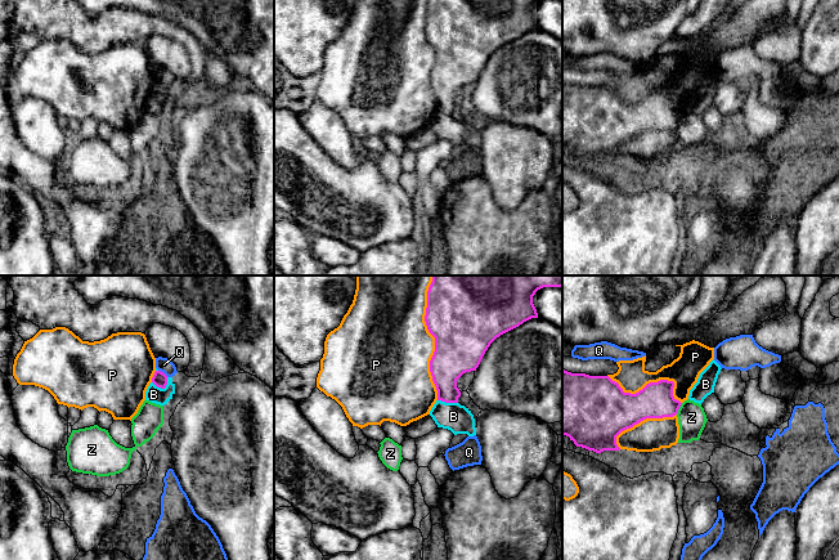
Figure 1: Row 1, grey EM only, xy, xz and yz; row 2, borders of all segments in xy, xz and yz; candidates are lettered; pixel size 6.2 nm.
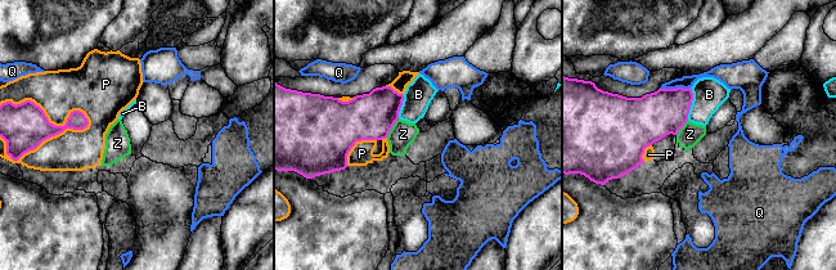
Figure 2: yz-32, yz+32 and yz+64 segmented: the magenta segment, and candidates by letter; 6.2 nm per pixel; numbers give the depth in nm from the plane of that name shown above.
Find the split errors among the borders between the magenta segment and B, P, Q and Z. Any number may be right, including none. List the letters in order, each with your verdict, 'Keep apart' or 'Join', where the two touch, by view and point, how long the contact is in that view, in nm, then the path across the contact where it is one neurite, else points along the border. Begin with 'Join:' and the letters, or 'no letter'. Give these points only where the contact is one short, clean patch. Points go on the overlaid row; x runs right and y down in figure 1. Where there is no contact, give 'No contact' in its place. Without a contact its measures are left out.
Join: no letter
B: Keep apart. Touches magenta at xy (162, 388). Shared border 110 nm. Boundary: xy (167, 377), (167, 384), (164, 388), (158, 388), (152, 381)
P: Keep apart. Touches magenta at xz (434, 336). Shared border 800 nm
Q: Keep apart. Touches magenta at xy (162, 372). Shared border 80 nm
Z: Keep apart. Touches magenta at yz (678, 408). Shared border 80 nm. Boundary: yz (682, 403), (676, 413)

